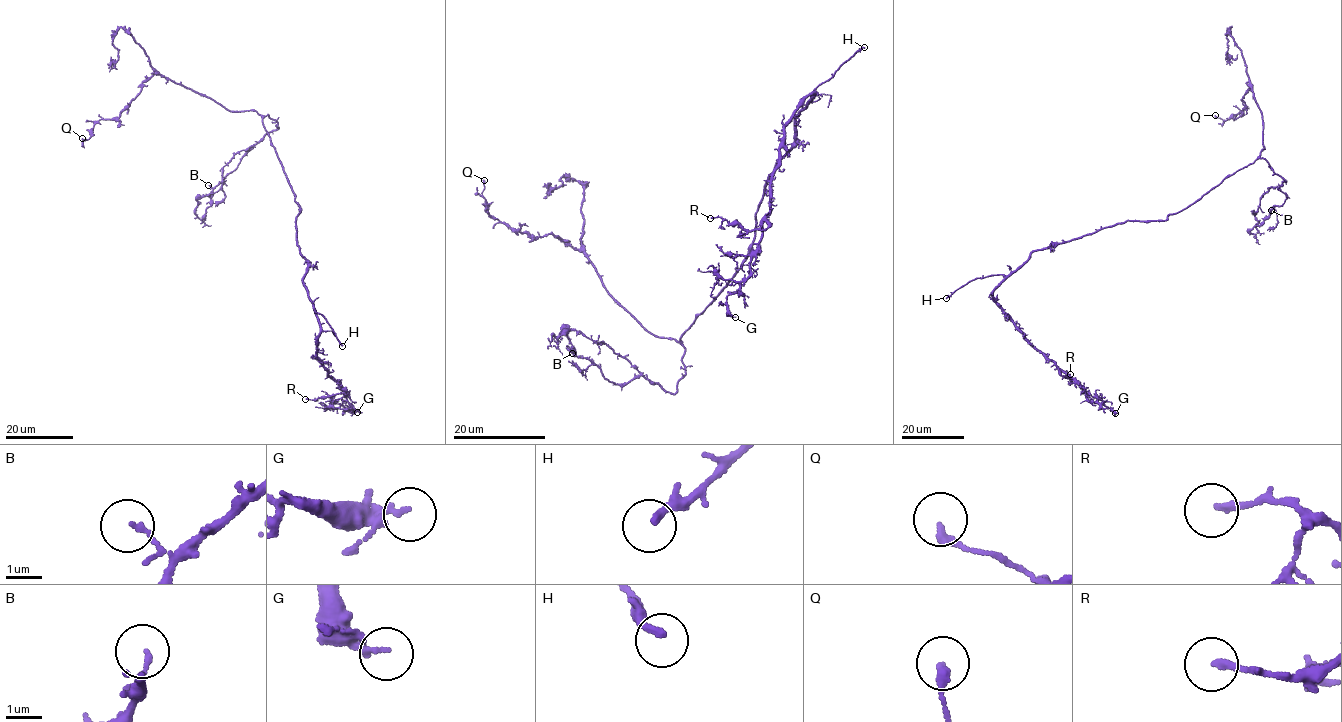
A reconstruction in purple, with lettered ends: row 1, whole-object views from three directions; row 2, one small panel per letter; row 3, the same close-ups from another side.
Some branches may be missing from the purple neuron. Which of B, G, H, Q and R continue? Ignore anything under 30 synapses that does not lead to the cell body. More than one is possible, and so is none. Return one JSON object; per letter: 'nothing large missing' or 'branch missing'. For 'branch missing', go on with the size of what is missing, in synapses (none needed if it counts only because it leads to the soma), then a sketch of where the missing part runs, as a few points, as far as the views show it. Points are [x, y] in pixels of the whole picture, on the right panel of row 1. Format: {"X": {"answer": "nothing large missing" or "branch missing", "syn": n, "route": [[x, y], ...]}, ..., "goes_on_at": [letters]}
{"B": {"answer": "nothing large missing"}, "G": {"answer": "nothing large missing"}, "H": {"answer": "branch missing", "route": [[946, 298], [939, 301], [916, 299], [903, 311]]}, "Q": {"answer": "nothing large missing"}, "R": {"answer": "nothing large missing"}, "goes_on_at": ["H"]}

